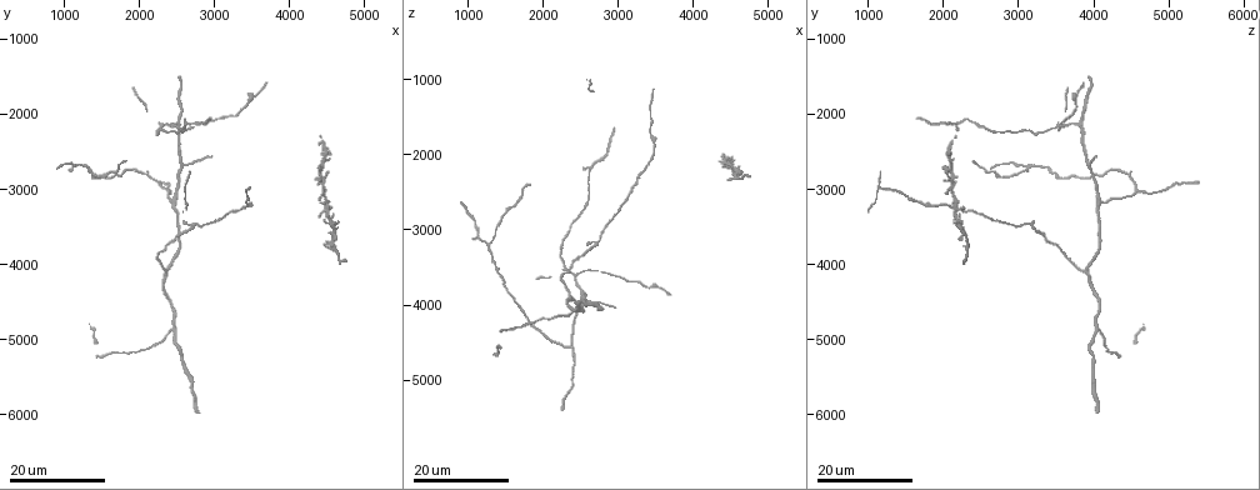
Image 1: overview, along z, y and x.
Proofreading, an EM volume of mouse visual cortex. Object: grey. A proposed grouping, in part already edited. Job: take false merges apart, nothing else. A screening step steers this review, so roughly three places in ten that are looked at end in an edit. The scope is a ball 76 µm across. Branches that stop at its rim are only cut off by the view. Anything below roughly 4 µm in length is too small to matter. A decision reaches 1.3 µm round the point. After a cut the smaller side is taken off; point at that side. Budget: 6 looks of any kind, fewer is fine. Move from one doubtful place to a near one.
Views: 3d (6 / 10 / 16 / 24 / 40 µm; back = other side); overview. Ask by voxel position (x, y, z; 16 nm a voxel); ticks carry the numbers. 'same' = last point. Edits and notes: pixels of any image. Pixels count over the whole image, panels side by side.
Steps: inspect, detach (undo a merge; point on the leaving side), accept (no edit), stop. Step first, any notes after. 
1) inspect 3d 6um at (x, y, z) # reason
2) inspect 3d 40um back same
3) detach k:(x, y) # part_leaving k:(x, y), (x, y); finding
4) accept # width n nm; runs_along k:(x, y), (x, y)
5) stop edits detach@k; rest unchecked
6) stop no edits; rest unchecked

inspect 3d 16um at (1250, 2700, 3200)

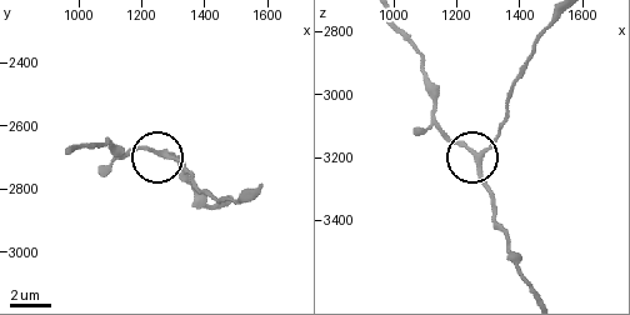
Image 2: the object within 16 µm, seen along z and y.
inspect 3d 6um same

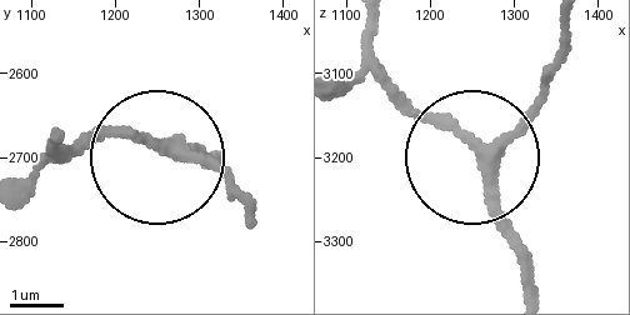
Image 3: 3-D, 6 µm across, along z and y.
accept # width 220 nm; runs_along 3:(528, 285), (523, 244), (474, 150), (370, 60); continuous, no second cell

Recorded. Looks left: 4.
inspect 3d 24um at (2350, 3000, 4600)

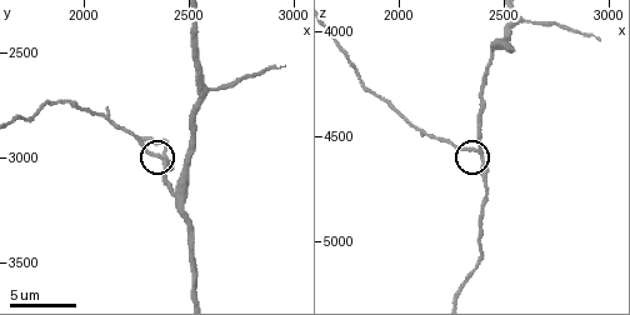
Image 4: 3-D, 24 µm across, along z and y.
inspect 3d 10um at (2400, 3020, 4580)

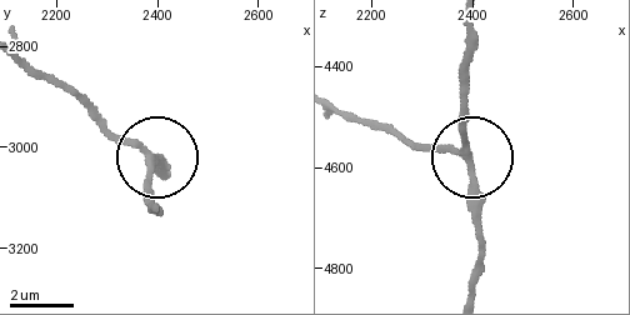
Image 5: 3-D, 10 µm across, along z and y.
accept # arms 3; continuous, no second cell

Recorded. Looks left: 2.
inspect 3d 10um at (2460, 3170, 4090)

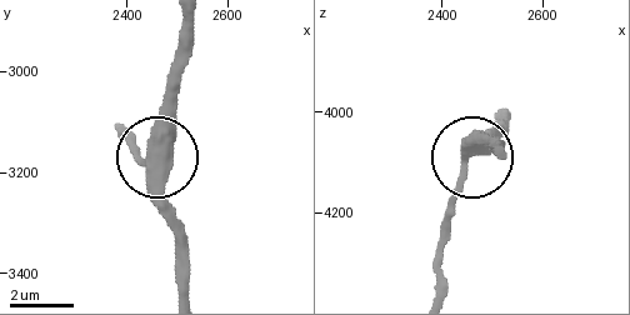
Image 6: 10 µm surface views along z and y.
accept # one cell here

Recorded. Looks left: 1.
stop no edits; rest unchecked

